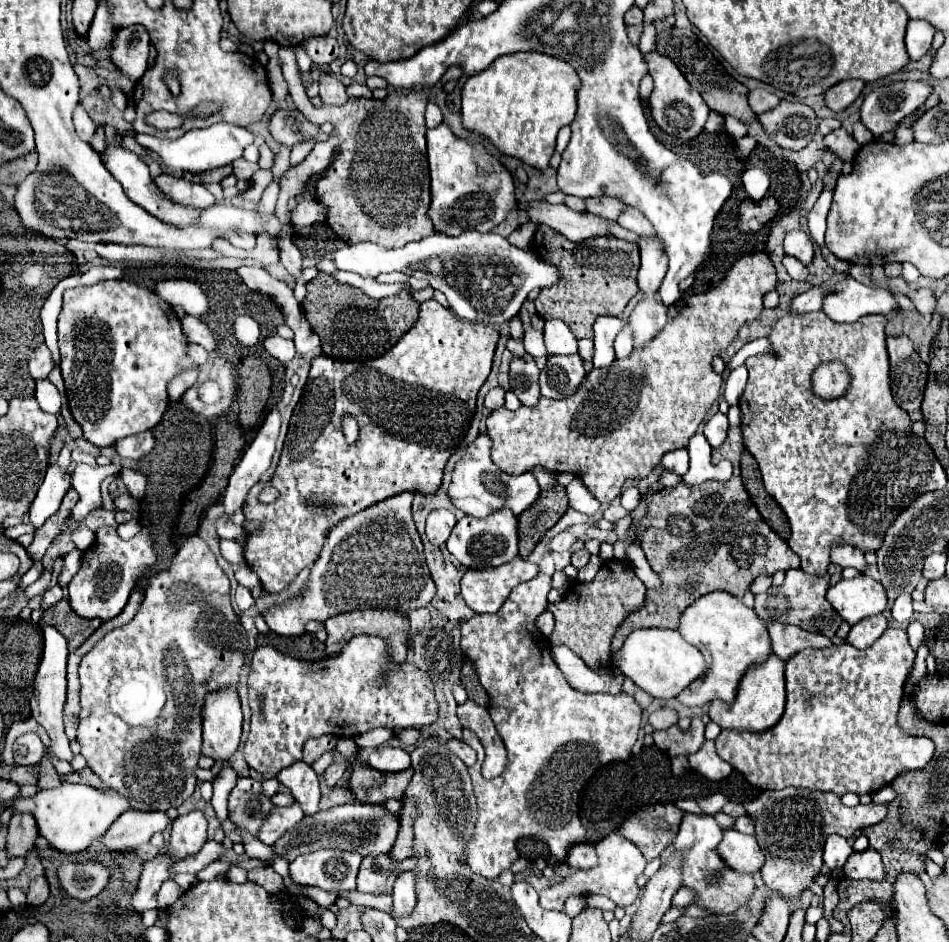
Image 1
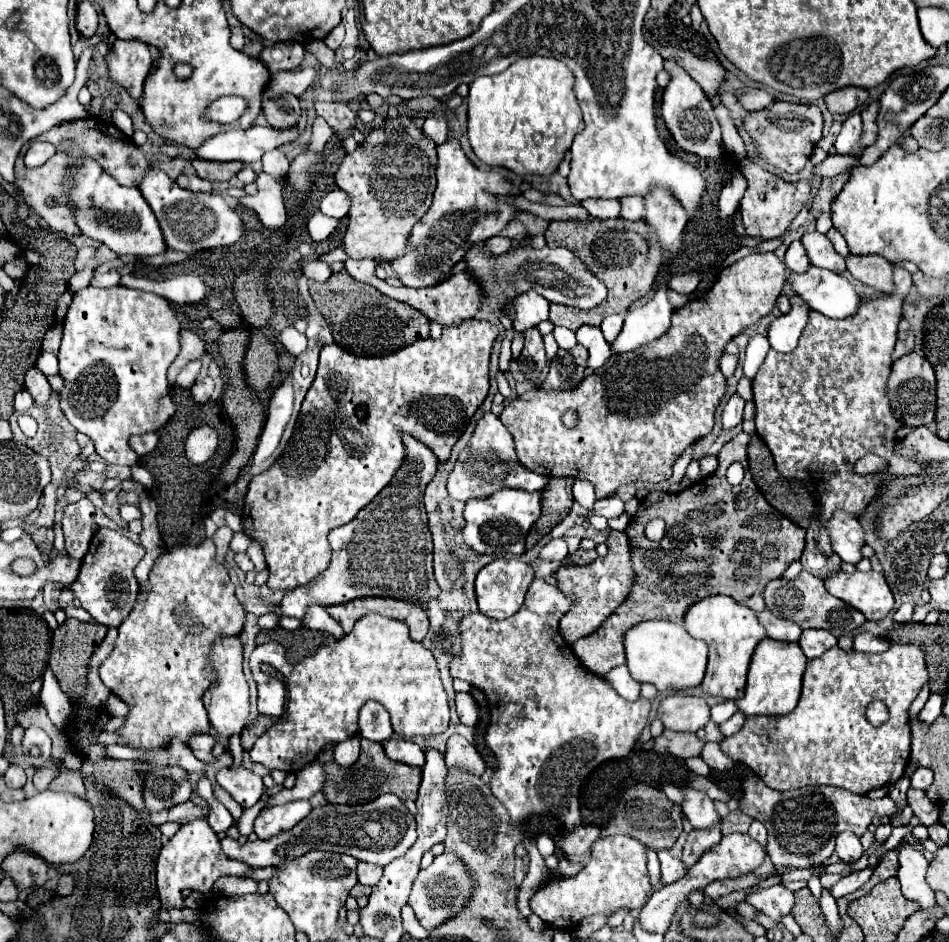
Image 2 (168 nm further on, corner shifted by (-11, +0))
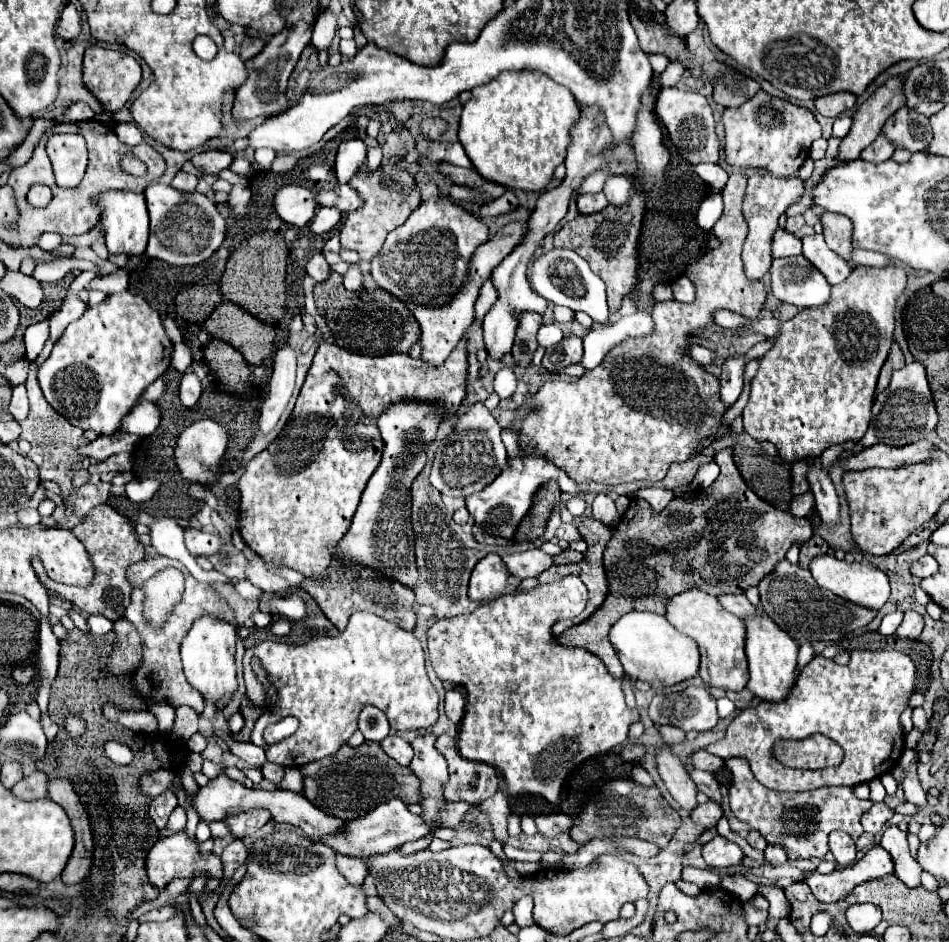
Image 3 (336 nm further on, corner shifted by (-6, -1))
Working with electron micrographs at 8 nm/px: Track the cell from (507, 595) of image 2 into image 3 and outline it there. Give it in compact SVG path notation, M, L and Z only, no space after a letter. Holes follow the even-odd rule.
M489 554L483 560L477 562L477 566L471 572L469 582L469 598L473 602L487 602L501 594L505 594L511 574L503 566L501 556Z

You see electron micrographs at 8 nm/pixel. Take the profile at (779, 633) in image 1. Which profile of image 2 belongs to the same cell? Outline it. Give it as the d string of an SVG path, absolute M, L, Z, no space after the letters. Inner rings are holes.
M768 609L756 613L756 617L758 617L760 625L766 629L768 637L778 639L778 641L798 641L800 639L802 629L796 623L780 619L780 617L774 617Z

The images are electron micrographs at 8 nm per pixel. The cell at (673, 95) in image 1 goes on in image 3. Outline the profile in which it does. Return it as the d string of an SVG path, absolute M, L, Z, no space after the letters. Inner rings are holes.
M663 88L657 96L655 112L659 114L661 122L665 124L671 142L675 144L677 152L691 164L701 162L717 162L719 160L719 138L715 132L715 120L713 110L707 104L705 96L693 90L681 90L681 88Z

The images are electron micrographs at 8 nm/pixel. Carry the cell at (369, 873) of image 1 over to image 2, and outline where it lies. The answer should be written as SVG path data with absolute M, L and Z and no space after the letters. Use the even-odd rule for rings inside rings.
M360 861L358 867L356 867L356 875L358 875L358 883L362 883L362 885L370 885L370 887L372 887L372 885L376 885L376 883L380 881L382 867Z

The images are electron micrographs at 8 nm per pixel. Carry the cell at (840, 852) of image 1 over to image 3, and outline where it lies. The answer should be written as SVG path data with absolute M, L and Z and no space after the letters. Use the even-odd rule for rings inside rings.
M831 832L829 834L829 850L835 856L835 862L845 868L855 862L857 850L855 850L855 840L847 836L845 832Z

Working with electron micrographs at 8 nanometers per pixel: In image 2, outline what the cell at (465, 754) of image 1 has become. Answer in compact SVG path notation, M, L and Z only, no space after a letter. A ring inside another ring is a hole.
M452 735L446 743L446 765L454 769L468 771L472 775L482 775L486 763L482 761L480 753L472 743L468 743L462 735Z

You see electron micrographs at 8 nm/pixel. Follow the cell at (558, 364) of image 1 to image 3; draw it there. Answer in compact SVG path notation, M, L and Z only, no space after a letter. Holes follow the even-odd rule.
M567 336L559 344L545 350L543 368L549 372L559 372L571 364L577 364L583 356L583 342L579 336Z

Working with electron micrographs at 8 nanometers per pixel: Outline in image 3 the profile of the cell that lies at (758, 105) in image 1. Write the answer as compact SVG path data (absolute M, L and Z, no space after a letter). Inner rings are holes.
M723 62L705 64L703 70L709 82L713 84L713 100L725 108L737 108L761 90L759 82L745 78Z

